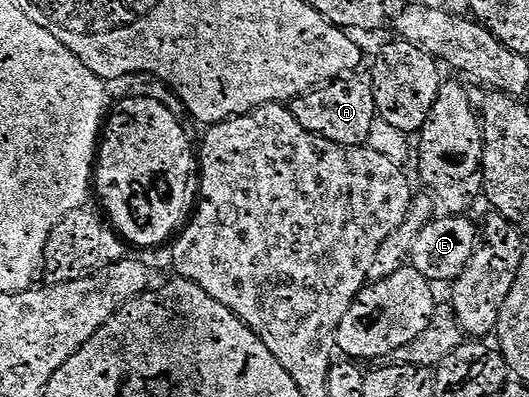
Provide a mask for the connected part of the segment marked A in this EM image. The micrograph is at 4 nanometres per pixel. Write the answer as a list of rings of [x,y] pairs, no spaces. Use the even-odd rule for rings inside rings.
[[[336,79],[326,86],[327,93],[312,91],[306,96],[296,97],[290,102],[291,114],[305,127],[305,131],[316,133],[319,137],[329,139],[338,145],[351,147],[363,147],[367,145],[369,135],[373,131],[373,123],[377,120],[375,111],[375,86],[363,81],[347,81],[348,79]]]

